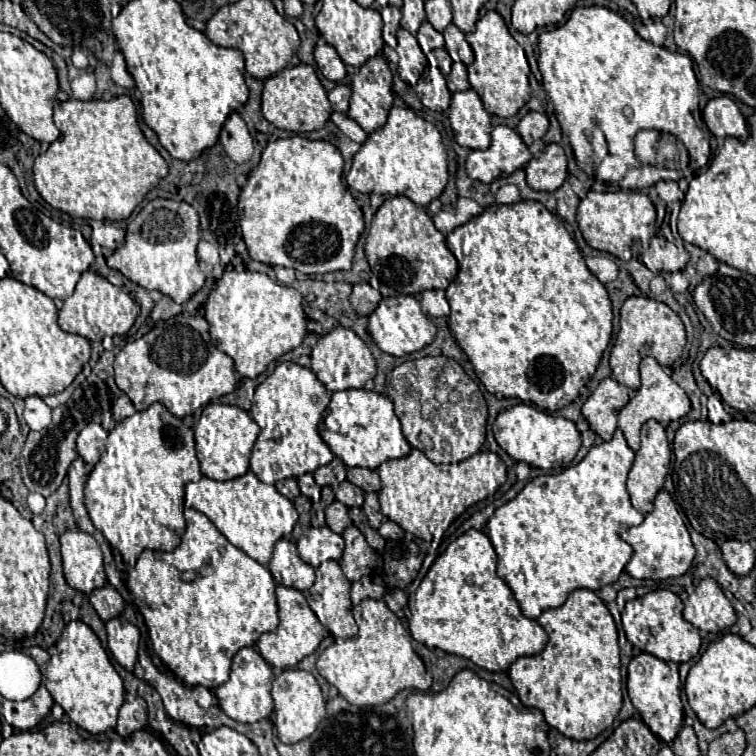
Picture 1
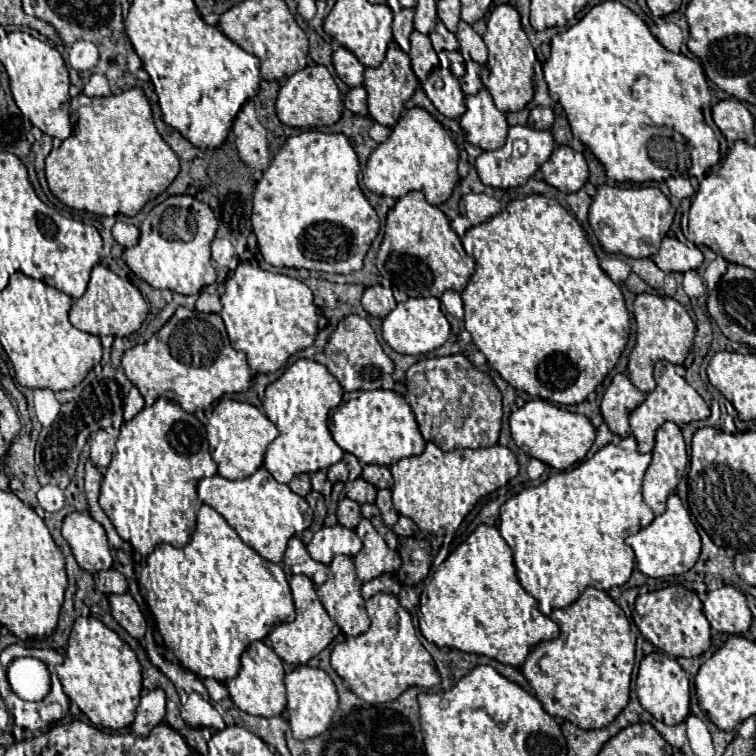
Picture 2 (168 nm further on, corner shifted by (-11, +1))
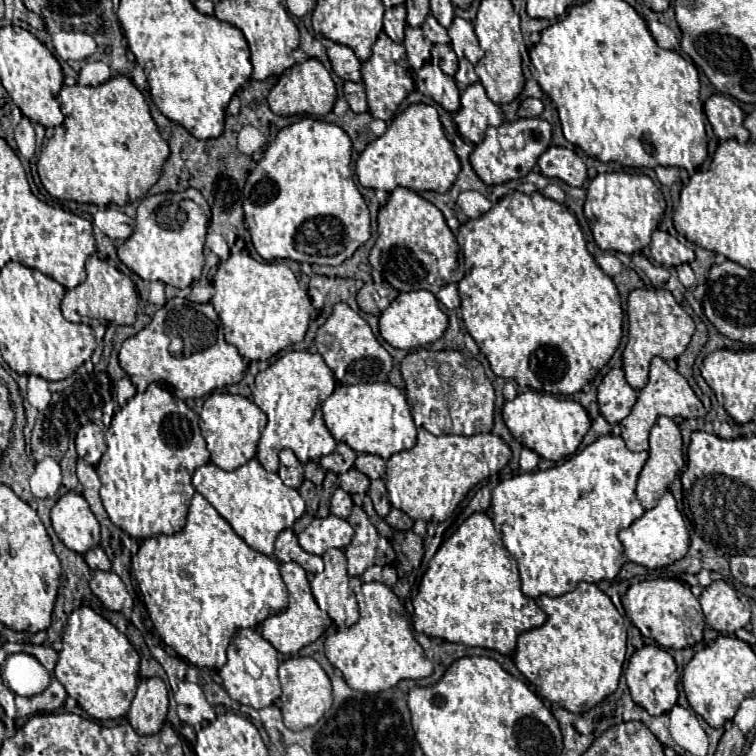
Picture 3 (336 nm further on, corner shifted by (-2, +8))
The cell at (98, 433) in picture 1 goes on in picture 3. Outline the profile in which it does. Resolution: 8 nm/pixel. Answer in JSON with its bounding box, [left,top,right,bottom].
[75,423,107,465]

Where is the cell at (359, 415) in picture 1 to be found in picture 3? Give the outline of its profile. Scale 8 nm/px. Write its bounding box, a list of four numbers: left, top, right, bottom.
[323,383,417,459]

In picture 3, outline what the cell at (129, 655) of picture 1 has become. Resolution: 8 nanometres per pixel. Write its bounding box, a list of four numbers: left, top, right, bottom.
[89,571,133,611]

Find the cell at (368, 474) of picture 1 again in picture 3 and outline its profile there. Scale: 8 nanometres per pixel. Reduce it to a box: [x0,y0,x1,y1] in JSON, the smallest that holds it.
[355,453,385,479]

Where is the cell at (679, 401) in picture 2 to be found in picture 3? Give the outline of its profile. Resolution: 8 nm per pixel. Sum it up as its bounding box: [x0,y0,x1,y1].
[621,357,705,451]

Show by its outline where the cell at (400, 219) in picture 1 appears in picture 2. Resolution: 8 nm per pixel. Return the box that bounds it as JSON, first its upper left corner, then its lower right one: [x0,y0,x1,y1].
[376,192,474,298]

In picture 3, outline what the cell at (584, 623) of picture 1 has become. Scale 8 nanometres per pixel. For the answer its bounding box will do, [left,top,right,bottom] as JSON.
[513,581,627,715]

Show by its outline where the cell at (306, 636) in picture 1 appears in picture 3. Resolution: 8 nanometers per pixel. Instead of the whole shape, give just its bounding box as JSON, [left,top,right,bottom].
[261,563,331,655]

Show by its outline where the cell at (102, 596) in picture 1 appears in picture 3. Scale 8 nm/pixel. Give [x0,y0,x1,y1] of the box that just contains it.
[85,547,111,571]

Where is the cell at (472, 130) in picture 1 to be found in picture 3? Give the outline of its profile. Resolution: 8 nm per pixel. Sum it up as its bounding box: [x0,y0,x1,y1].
[453,83,503,145]

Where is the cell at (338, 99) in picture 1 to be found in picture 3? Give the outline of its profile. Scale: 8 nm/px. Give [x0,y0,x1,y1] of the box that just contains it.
[343,81,367,113]

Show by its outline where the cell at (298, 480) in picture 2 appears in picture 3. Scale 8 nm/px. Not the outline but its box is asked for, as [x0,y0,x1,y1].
[279,449,303,489]

